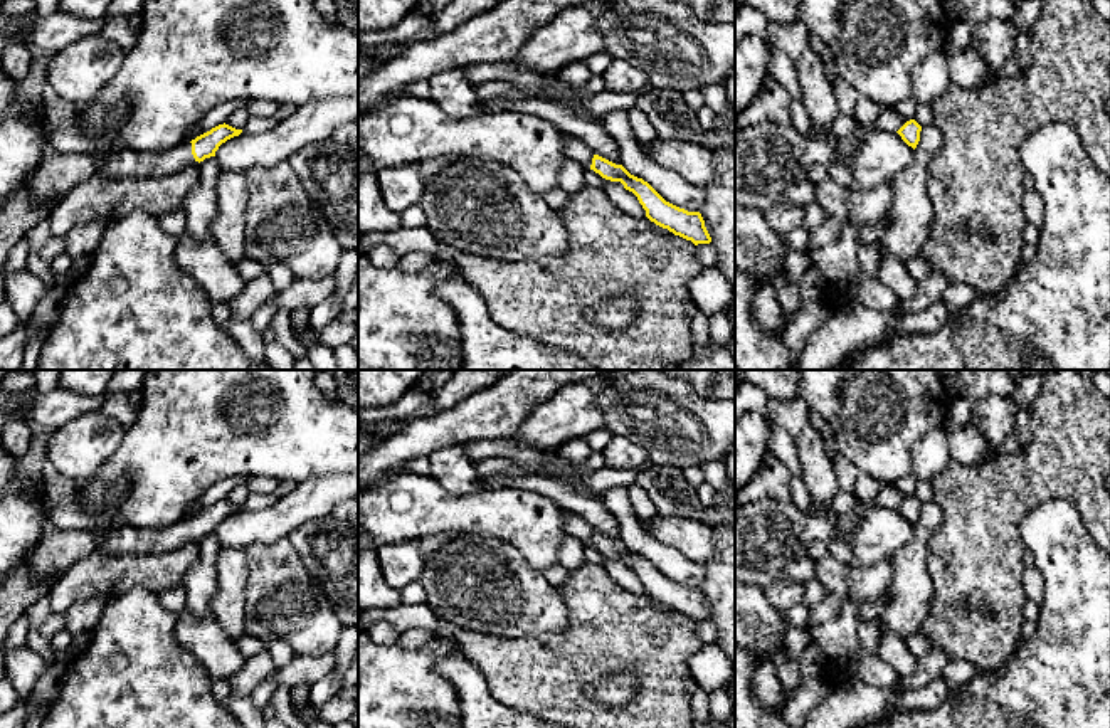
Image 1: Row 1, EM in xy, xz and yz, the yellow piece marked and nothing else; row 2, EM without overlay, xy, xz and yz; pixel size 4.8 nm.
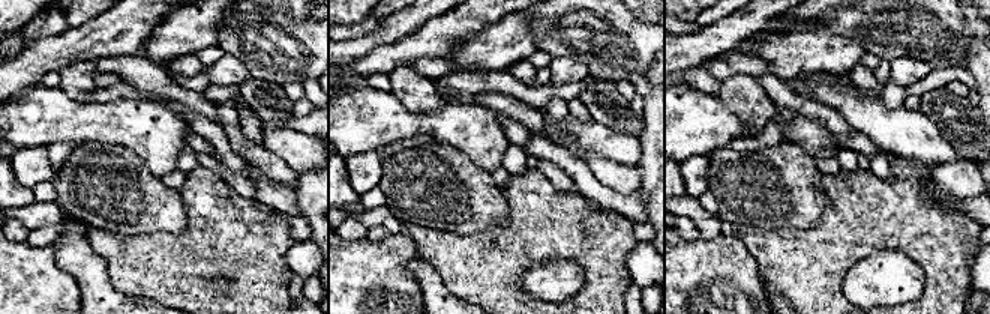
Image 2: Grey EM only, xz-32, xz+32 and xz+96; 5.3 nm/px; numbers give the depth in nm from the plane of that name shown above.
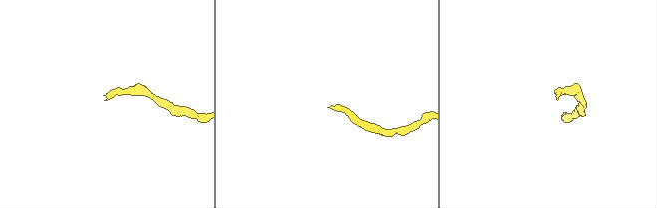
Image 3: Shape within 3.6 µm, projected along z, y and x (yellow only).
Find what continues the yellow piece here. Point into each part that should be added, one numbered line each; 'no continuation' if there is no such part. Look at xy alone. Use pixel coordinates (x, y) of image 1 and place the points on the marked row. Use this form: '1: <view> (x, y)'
1: xy (121, 162)

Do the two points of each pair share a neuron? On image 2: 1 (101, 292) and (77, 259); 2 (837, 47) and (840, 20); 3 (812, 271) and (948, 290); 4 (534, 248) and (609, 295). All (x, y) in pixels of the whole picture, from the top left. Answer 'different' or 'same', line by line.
1: same
2: different
3: same
4: same

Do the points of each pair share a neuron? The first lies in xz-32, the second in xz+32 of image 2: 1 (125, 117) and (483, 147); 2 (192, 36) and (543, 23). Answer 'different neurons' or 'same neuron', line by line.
1: same neuron
2: different neurons

